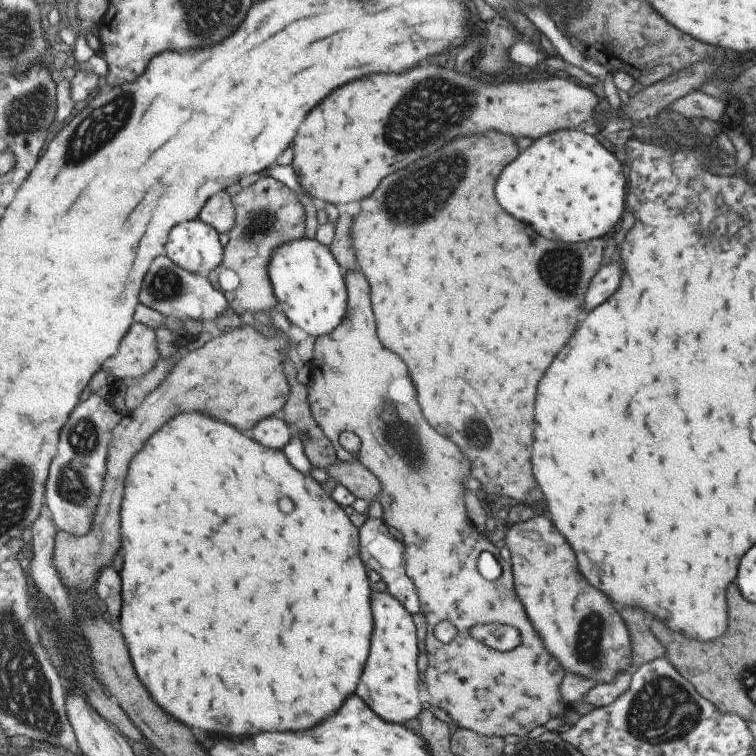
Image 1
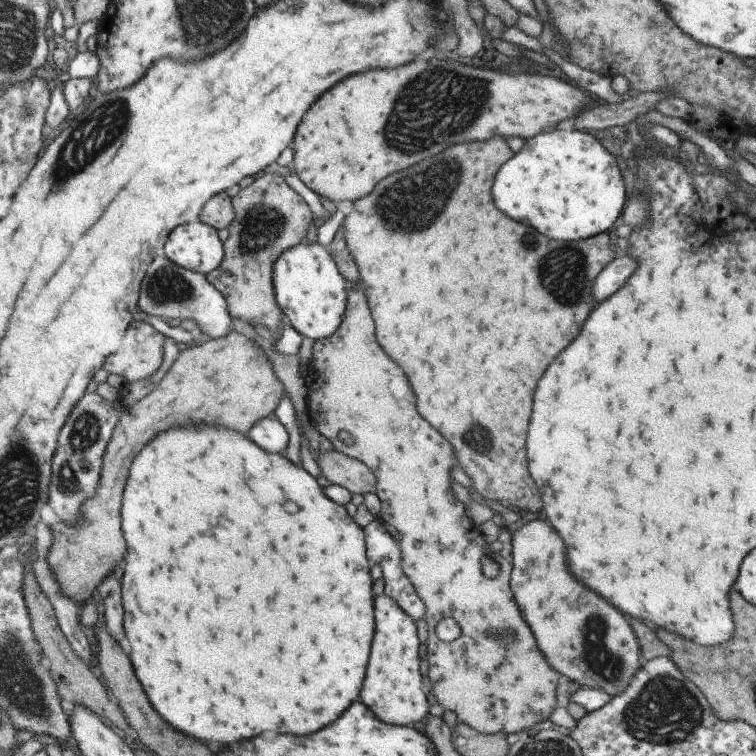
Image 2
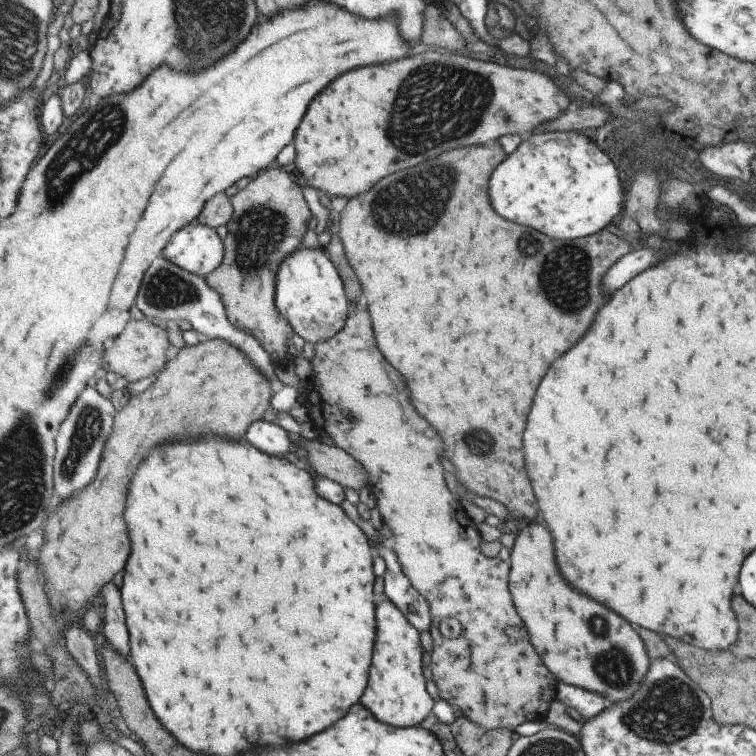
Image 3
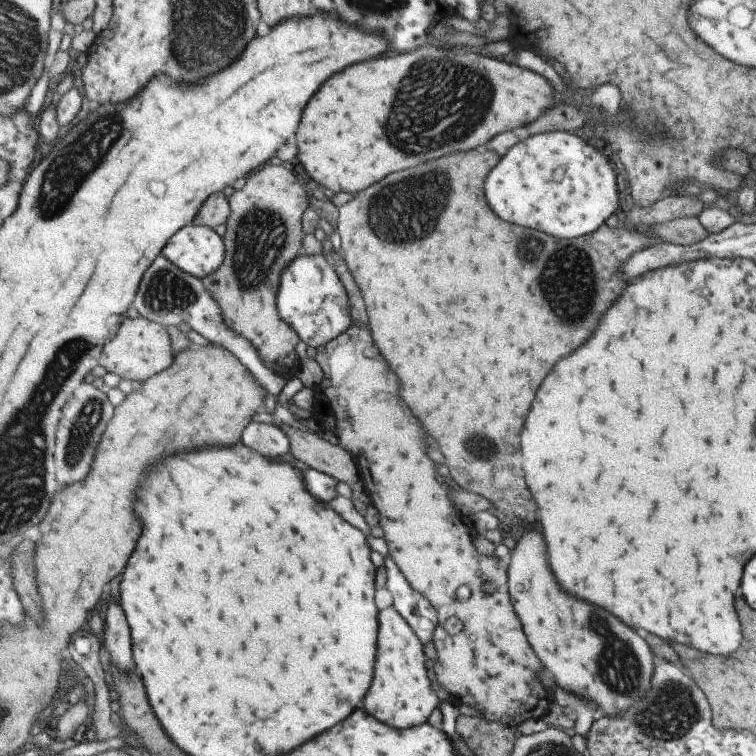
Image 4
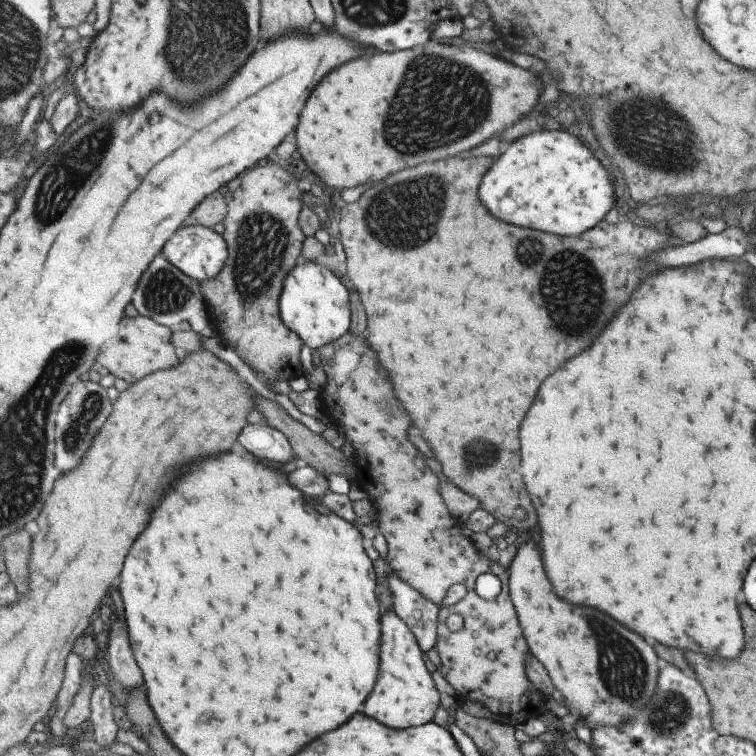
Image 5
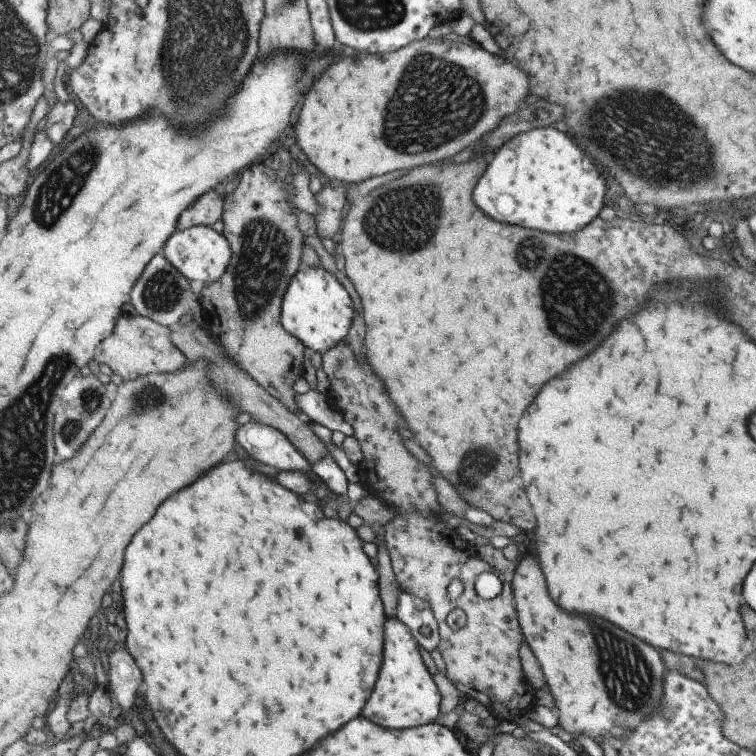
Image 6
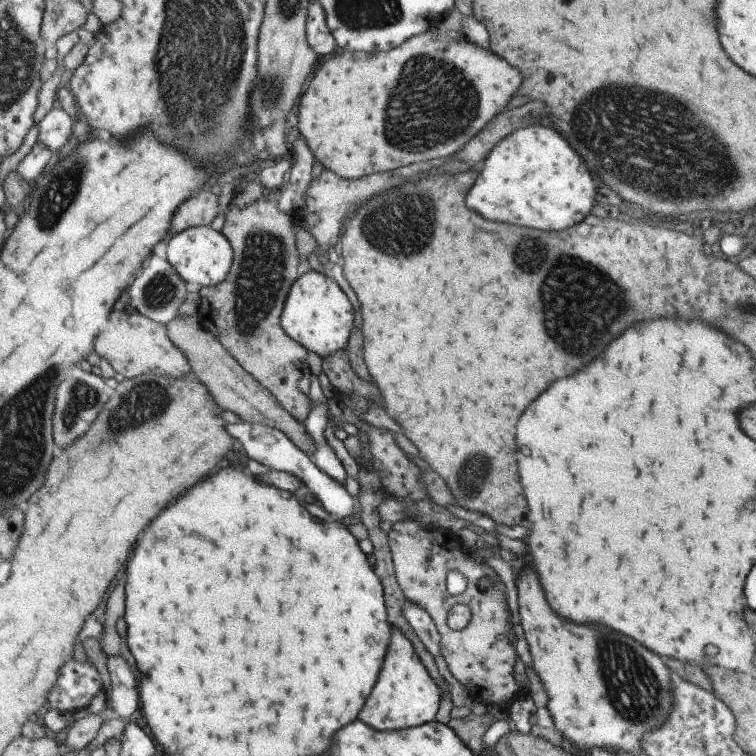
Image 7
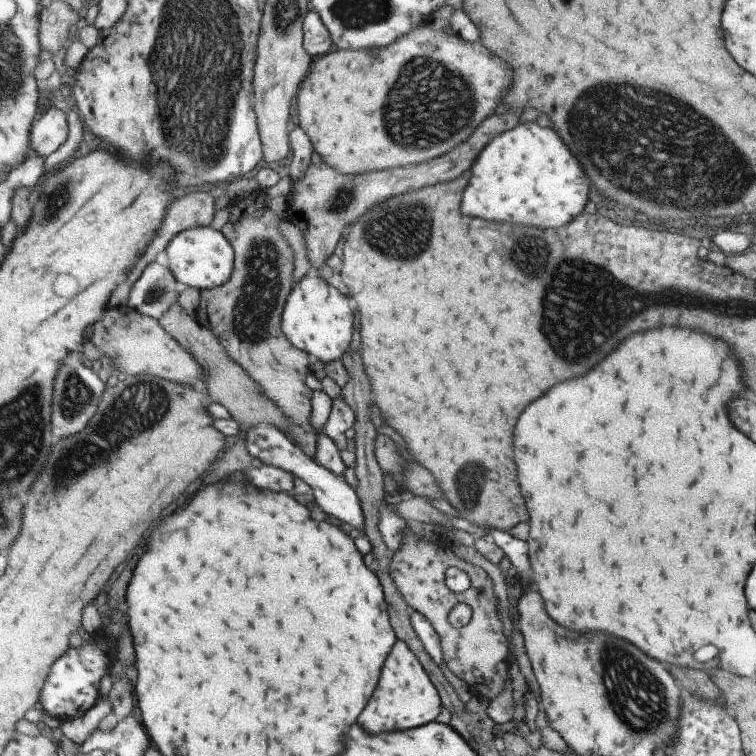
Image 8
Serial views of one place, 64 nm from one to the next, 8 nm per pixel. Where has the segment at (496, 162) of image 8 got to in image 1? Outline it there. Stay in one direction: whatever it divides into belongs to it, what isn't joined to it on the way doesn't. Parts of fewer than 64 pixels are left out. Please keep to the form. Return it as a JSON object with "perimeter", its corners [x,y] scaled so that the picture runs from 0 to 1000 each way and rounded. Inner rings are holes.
{"perimeter":[[[769,169],[738,172],[706,184],[687,209],[665,225],[665,233],[660,233],[657,243],[657,265],[676,286],[702,296],[716,312],[761,323],[804,315],[817,303],[829,274],[829,243],[821,214],[799,188],[792,188]]]}

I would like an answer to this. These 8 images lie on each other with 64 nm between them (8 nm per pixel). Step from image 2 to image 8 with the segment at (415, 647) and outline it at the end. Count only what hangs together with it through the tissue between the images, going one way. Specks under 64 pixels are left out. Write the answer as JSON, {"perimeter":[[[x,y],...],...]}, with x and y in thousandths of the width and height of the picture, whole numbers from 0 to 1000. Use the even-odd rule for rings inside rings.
{"perimeter":[[[528,847],[522,851],[507,881],[505,892],[507,899],[501,905],[501,915],[496,915],[496,926],[491,926],[485,942],[480,942],[480,947],[475,950],[475,958],[485,968],[504,971],[545,966],[574,955],[586,942],[587,931],[578,907],[538,849]]]}

